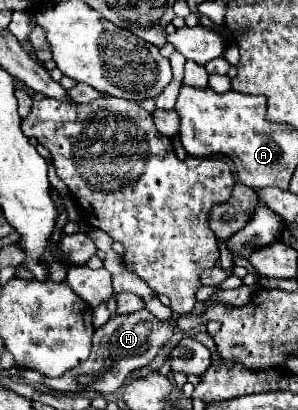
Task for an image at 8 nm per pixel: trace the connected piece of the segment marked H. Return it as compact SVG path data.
M140 309L128 315L114 315L110 321L100 327L92 337L92 355L78 367L70 369L58 379L46 379L44 383L62 393L78 393L78 391L98 391L98 393L114 393L122 387L128 375L136 369L142 369L152 363L160 347L172 337L172 323L156 319L148 309Z

